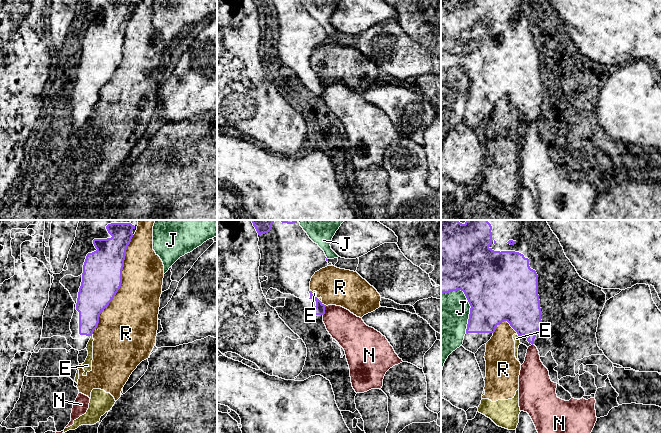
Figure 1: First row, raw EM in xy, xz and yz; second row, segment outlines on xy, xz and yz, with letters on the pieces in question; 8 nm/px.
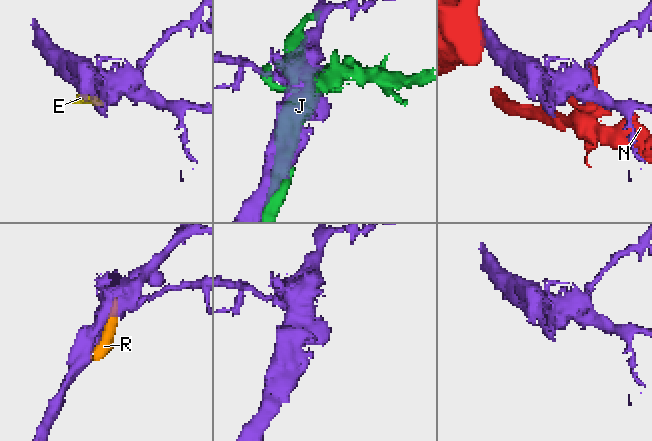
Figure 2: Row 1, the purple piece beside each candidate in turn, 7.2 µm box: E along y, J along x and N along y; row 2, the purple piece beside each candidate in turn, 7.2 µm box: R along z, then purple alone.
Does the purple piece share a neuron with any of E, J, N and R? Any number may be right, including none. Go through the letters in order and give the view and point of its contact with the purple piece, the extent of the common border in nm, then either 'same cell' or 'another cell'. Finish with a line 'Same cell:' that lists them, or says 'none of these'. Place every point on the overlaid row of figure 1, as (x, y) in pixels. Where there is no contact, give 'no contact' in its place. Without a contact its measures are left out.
E: meets purple in xz at (316, 297); contact 110 nm long; another cell
J: meets purple in yz at (468, 301); contact 380 nm long; another cell
N: meets purple in xz at (324, 311); contact 80 nm long; another cell
R: meets purple in xy at (120, 285); contact 850 nm long; another cell
Same cell: none of these

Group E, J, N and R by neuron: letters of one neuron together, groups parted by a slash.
E R / J / N

